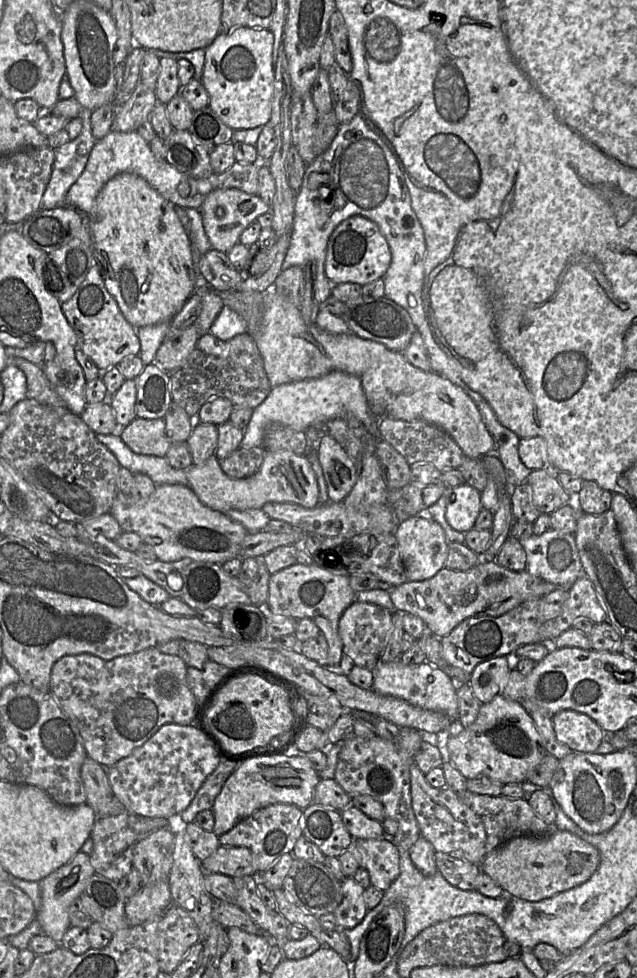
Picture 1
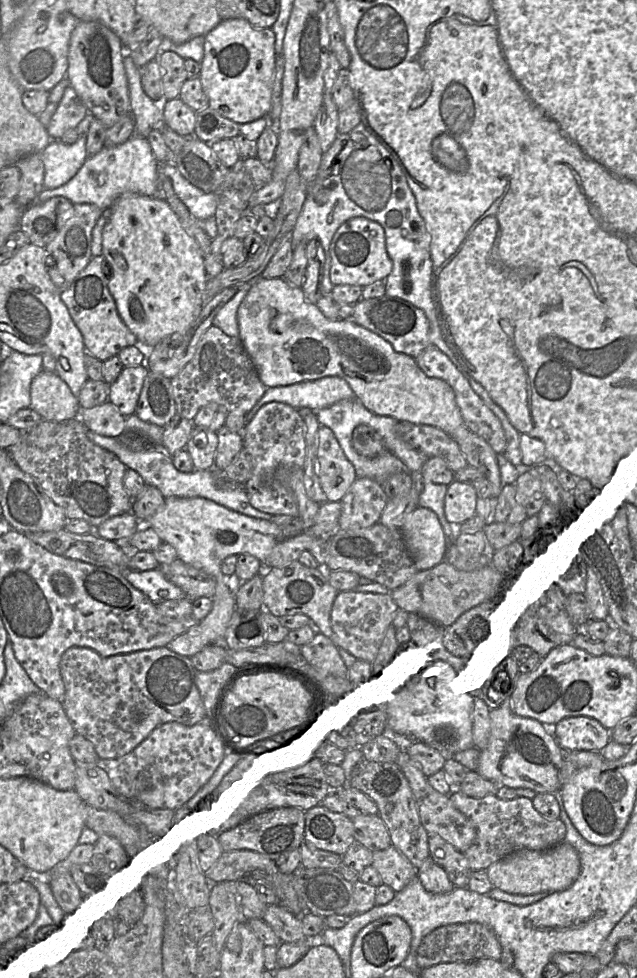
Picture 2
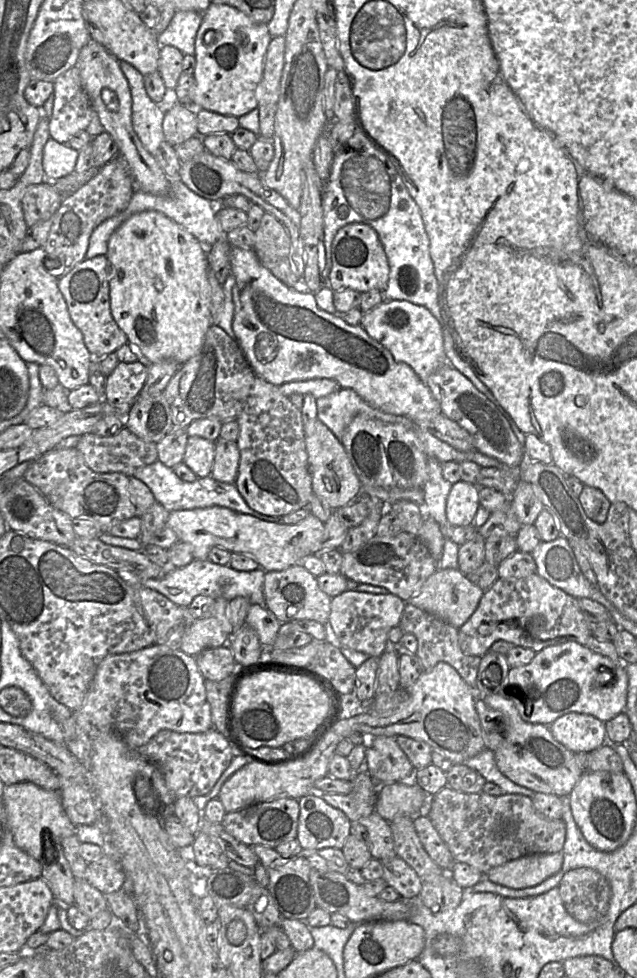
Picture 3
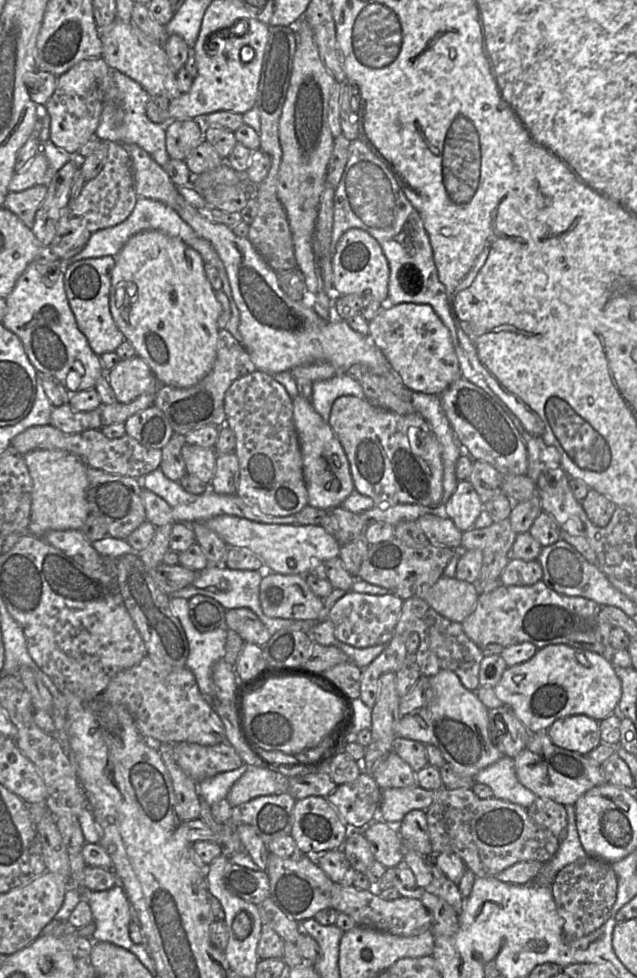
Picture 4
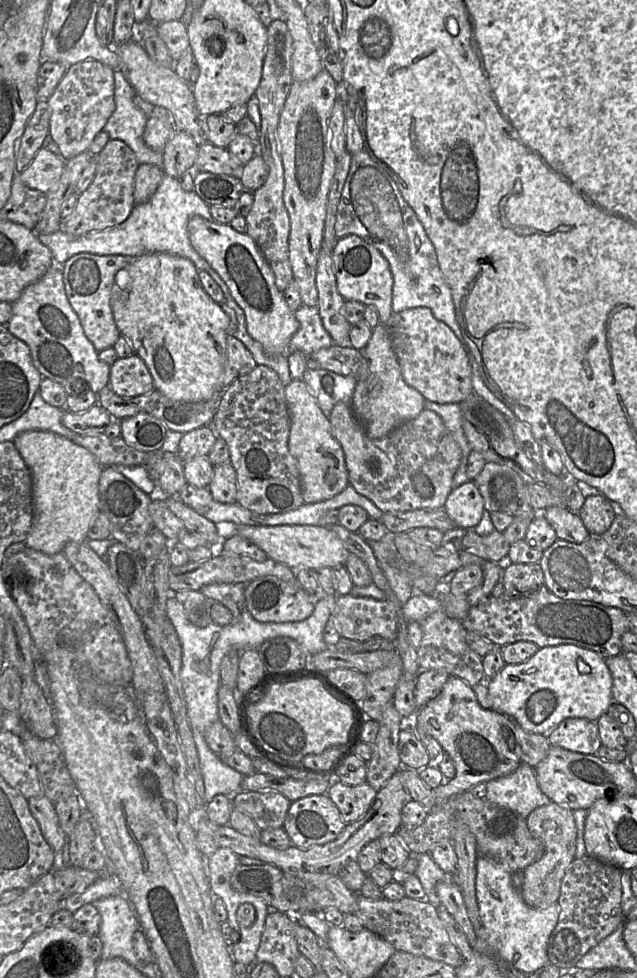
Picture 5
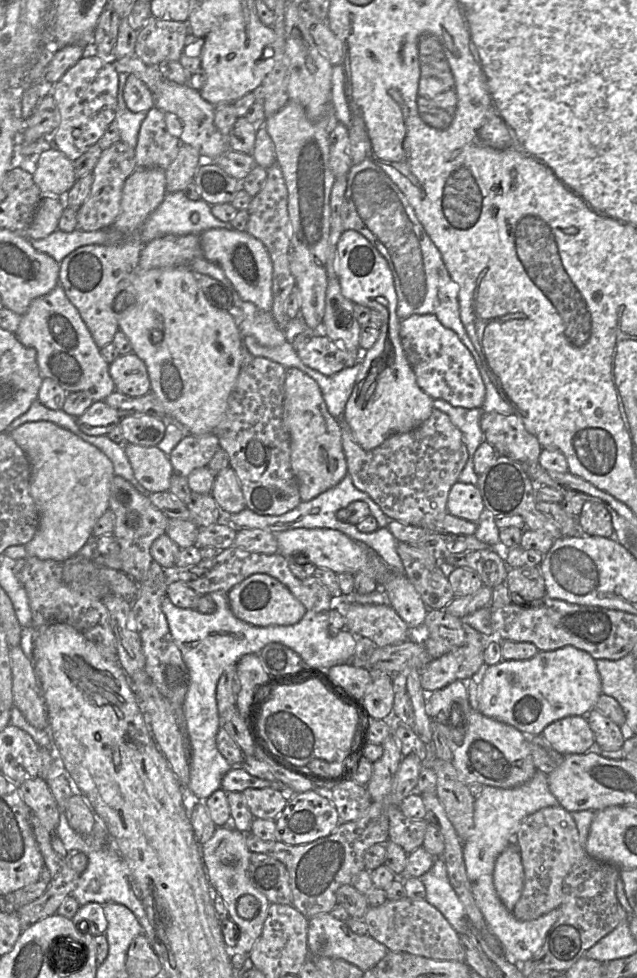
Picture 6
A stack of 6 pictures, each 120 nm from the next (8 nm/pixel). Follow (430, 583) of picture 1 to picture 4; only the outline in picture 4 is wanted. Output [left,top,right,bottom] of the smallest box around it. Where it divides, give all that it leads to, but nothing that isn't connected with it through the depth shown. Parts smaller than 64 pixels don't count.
[424,575,478,623]

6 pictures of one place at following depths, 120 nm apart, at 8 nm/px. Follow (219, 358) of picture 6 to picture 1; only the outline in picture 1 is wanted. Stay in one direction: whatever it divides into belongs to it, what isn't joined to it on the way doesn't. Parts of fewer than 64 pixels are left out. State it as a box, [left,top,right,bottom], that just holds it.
[88,172,196,328]

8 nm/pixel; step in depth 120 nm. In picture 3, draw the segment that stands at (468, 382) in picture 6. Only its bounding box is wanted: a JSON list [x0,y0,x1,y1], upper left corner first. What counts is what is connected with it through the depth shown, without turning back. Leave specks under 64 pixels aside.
[360,299,448,383]

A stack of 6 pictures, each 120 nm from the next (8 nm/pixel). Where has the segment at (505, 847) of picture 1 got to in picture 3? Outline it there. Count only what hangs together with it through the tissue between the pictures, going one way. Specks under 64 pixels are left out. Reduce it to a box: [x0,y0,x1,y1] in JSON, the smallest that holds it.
[484,853,563,889]

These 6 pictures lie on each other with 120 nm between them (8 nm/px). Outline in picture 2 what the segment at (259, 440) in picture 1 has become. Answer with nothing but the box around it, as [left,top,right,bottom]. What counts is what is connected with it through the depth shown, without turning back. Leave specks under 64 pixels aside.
[245,376,356,425]

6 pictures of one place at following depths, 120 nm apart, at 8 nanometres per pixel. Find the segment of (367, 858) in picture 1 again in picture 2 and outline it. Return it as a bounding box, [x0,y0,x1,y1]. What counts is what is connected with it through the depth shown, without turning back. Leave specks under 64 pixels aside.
[372,845,416,892]

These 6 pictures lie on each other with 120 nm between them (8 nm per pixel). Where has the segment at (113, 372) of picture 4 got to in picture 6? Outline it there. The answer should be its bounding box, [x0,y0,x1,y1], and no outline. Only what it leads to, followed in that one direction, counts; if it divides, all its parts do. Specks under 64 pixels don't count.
[109,352,151,397]

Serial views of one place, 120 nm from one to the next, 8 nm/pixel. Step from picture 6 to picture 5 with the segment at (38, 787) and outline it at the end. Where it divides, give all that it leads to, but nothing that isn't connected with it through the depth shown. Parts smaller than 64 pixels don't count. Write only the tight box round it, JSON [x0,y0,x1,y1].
[27,794,68,854]

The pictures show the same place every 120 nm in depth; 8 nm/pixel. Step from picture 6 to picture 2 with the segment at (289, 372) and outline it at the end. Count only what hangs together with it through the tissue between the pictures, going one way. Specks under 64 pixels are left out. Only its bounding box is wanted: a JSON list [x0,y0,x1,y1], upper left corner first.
[317,425,357,502]

